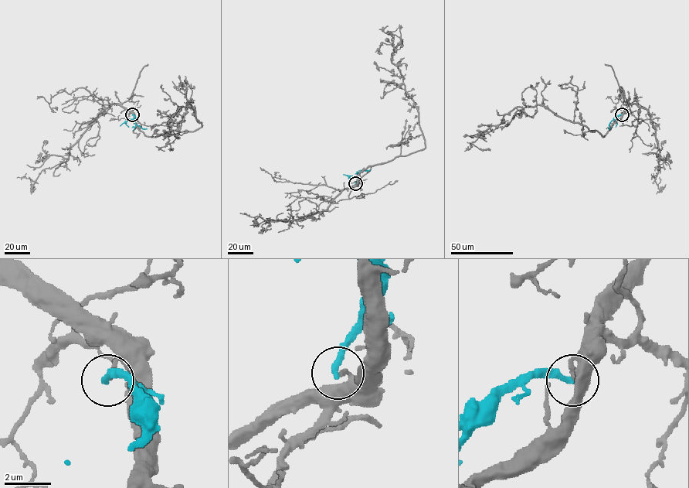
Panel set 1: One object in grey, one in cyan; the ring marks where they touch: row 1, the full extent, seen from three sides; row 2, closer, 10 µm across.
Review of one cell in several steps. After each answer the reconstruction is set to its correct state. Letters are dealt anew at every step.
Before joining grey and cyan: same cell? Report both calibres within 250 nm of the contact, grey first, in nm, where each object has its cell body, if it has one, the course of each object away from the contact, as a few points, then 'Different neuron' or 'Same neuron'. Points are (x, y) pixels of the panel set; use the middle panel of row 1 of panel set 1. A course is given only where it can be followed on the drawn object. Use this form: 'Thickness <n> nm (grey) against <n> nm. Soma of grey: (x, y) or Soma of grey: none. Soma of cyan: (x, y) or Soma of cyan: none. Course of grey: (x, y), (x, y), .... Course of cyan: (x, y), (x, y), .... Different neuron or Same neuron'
Thickness 170 nm (grey) against 280 nm. Soma of grey: none. Soma of cyan: none. Course of grey: (355, 183), (358, 174), (370, 165), (425, 147), (419, 110), (400, 70), (392, 62), (390, 33), (395, 52). Course of cyan: (355, 183), (359, 170), (370, 169). Different neuron

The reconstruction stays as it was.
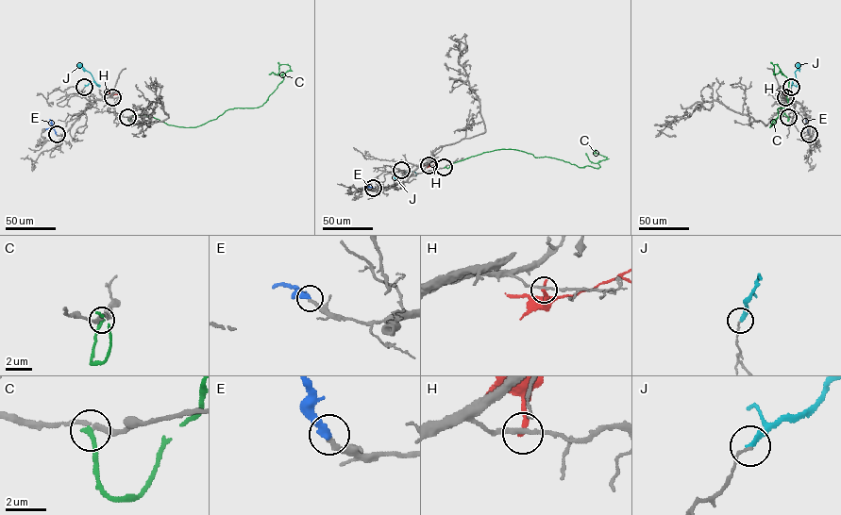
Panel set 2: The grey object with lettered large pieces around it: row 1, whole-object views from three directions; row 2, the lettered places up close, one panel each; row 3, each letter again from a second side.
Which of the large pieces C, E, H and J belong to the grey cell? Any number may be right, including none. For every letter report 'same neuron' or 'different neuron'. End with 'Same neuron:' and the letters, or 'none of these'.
C: different neuron
E: same neuron
H: different neuron
J: different neuron
Same neuron: E

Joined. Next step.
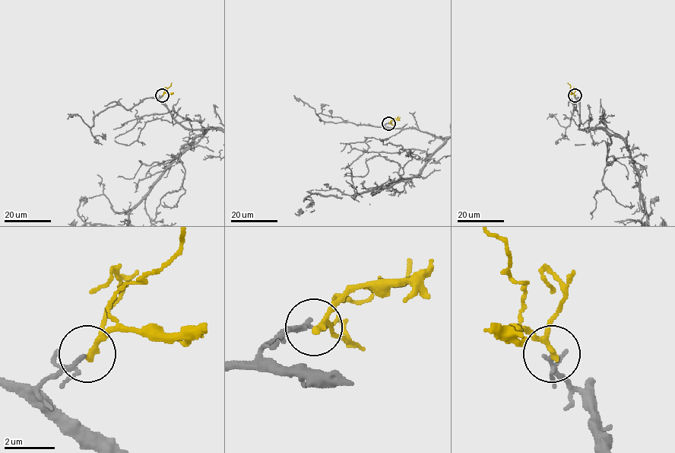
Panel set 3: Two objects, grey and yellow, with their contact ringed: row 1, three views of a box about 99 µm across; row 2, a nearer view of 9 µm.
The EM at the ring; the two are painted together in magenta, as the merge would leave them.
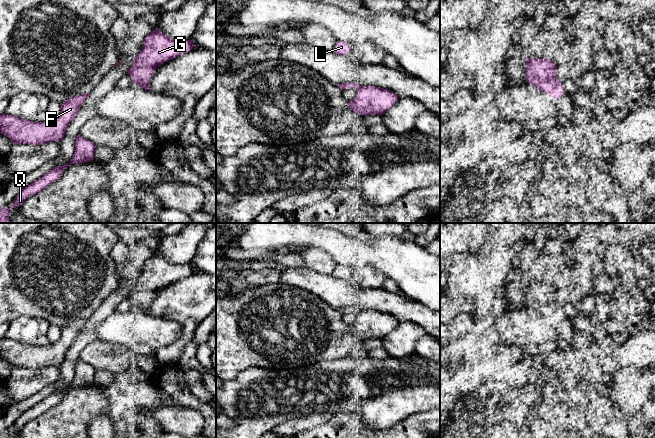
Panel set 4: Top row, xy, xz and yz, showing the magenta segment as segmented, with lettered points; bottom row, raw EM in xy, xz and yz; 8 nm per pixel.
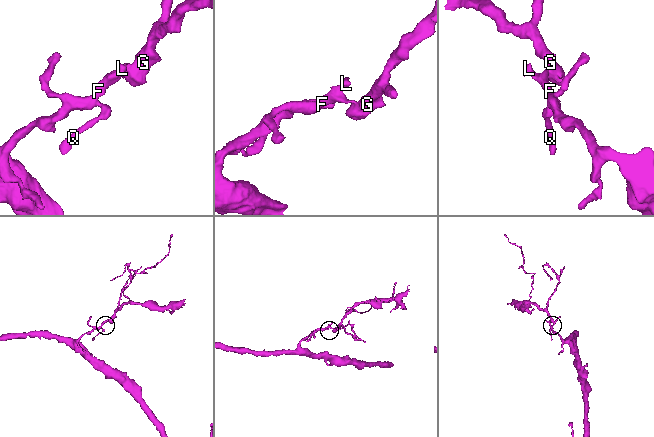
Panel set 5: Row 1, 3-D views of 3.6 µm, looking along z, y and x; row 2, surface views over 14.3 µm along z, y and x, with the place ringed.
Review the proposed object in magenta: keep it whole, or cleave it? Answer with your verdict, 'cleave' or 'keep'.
cleave

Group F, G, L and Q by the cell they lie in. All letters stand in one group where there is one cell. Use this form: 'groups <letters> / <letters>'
groups F L Q / G

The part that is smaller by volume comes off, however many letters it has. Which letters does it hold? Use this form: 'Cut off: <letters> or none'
Cut off: G

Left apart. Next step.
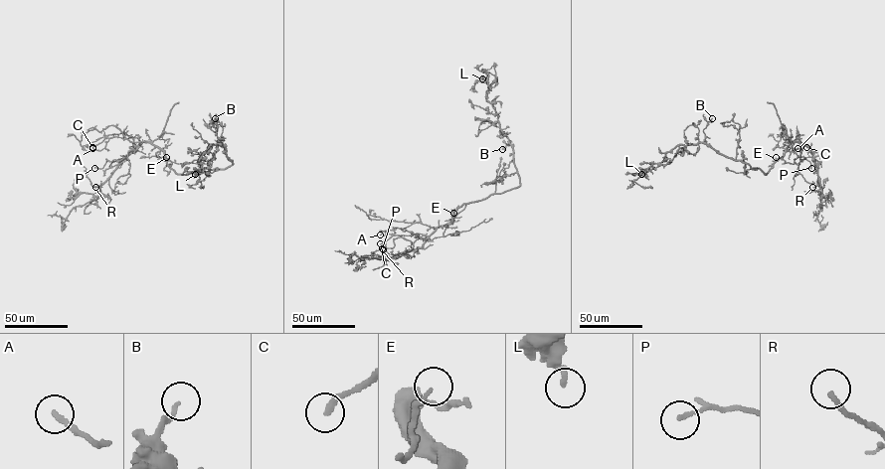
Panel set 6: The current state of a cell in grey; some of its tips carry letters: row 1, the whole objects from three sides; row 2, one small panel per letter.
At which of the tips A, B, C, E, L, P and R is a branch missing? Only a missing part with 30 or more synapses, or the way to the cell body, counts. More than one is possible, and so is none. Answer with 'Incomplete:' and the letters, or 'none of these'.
Incomplete: none of these

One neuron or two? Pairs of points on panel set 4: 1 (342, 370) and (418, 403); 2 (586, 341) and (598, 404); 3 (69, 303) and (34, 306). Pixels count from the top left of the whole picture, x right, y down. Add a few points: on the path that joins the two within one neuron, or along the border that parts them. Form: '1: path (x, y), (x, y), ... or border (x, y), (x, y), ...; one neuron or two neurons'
1: path (361, 369), (377, 372), (399, 389); one neuron
2: path (590, 357), (590, 367), (596, 388); one neuron
3: path (60, 303), (43, 303); one neuron

